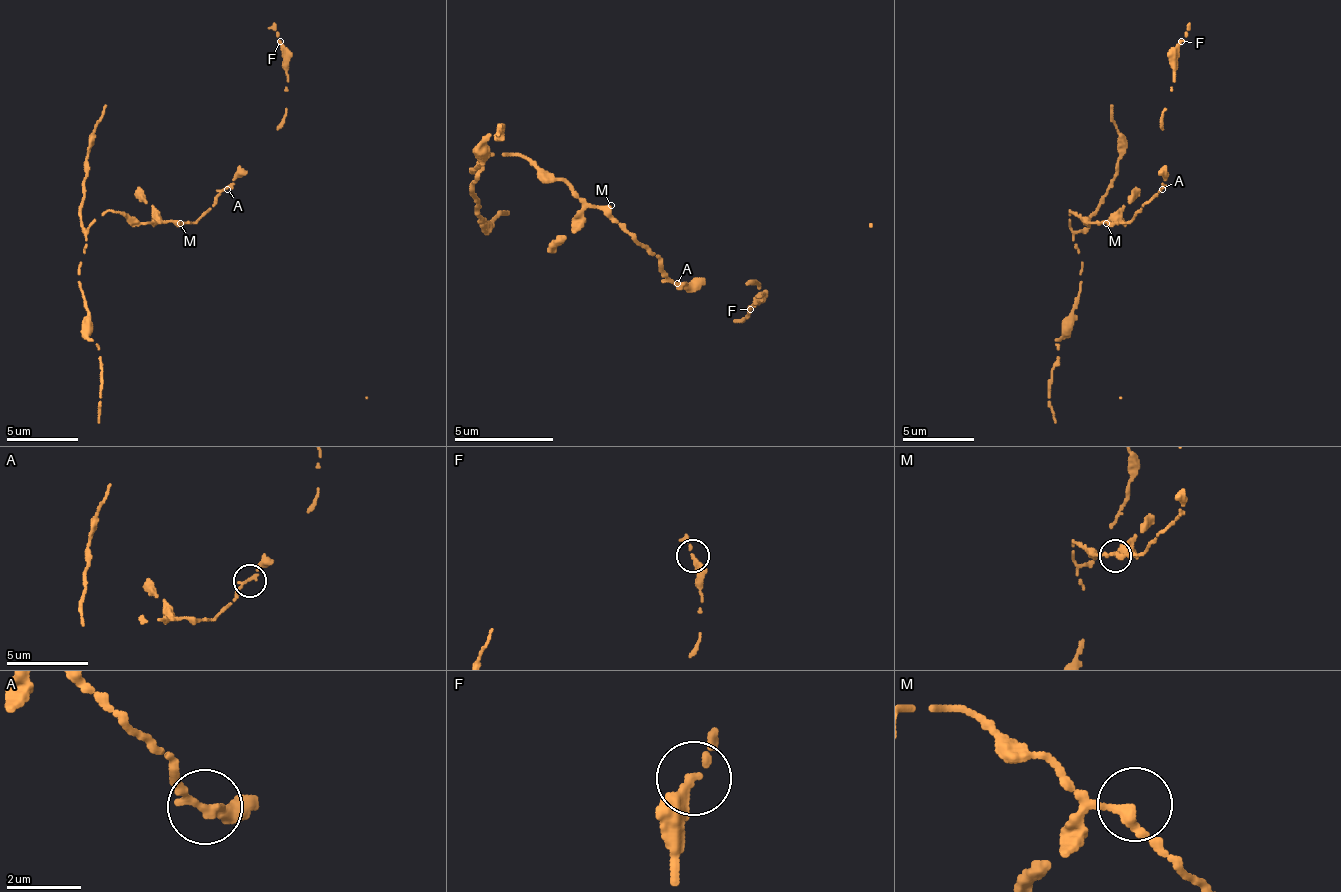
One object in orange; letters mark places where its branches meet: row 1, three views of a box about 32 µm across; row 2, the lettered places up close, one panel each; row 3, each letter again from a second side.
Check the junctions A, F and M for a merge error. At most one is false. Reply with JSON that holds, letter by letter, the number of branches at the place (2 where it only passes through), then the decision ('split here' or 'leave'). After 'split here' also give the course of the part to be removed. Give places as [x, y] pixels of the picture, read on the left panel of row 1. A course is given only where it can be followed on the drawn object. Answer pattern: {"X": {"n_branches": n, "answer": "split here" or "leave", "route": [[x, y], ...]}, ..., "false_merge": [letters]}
{"A": {"n_branches": 2, "answer": "leave"}, "F": {"n_branches": 2, "answer": "leave"}, "M": {"n_branches": 2, "answer": "leave"}, "false_merge": []}

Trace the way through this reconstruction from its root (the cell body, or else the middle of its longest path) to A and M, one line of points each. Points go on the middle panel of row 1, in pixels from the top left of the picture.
A: (576, 195), (586, 205), (601, 205), (641, 245), (646, 245), (661, 260), (661, 270), (675, 285)
M: (576, 195), (586, 205), (611, 205)

